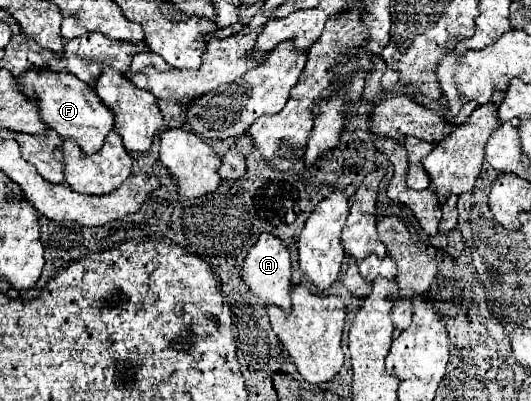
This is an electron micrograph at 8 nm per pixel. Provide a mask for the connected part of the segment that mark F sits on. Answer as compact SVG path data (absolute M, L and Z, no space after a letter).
M31 70L17 76L21 90L27 96L35 96L39 100L39 112L47 126L53 128L61 138L75 138L85 154L93 154L105 142L105 136L113 130L113 114L99 100L95 88L73 74L65 72L49 72L49 70Z

